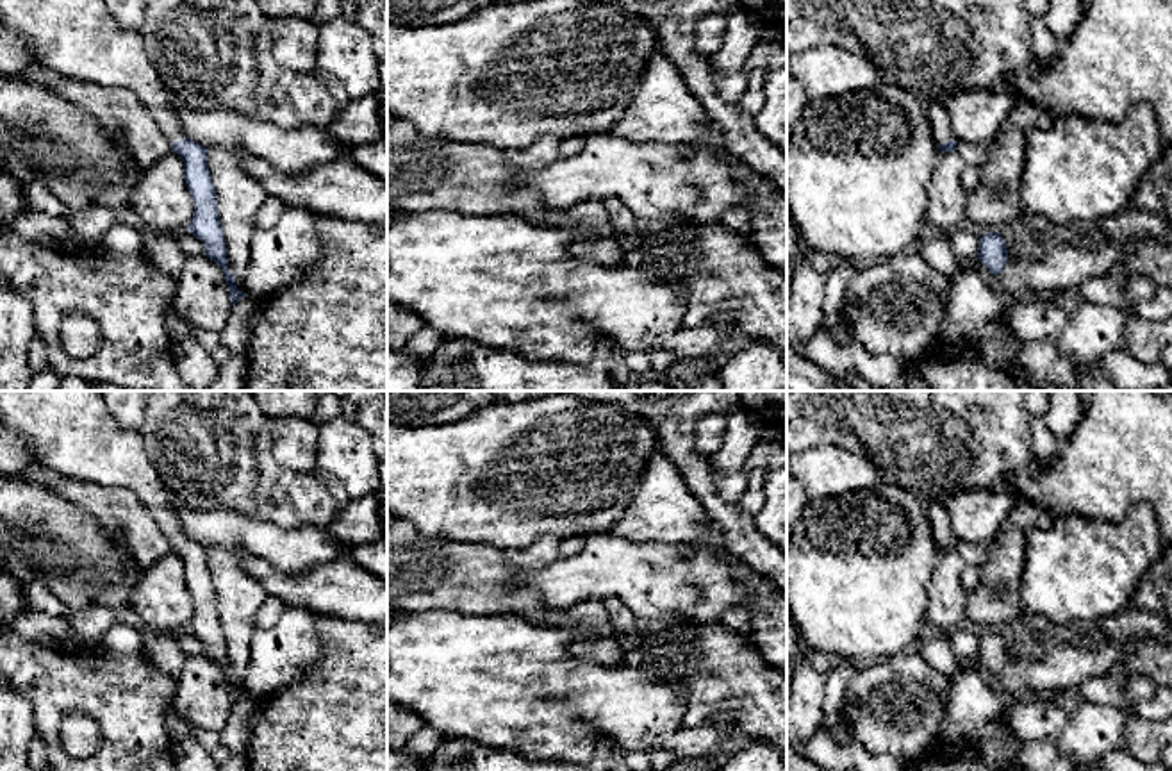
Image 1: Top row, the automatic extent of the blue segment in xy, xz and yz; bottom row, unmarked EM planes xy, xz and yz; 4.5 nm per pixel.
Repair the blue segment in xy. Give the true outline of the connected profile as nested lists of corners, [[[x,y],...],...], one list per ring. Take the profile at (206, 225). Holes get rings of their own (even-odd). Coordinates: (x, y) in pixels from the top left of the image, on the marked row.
[[[0,0],[0,21],[27,37],[41,64],[71,79],[132,91],[155,118],[171,148],[184,162],[186,187],[194,202],[187,232],[203,243],[205,253],[225,275],[232,309],[246,294],[237,289],[234,275],[227,269],[227,245],[218,212],[218,198],[207,164],[209,148],[184,136],[173,109],[173,96],[162,86],[153,62],[144,52],[141,36],[121,27],[109,12],[105,0]]]

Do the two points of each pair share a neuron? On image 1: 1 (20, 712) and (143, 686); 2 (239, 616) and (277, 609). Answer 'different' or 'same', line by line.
1: different
2: different

